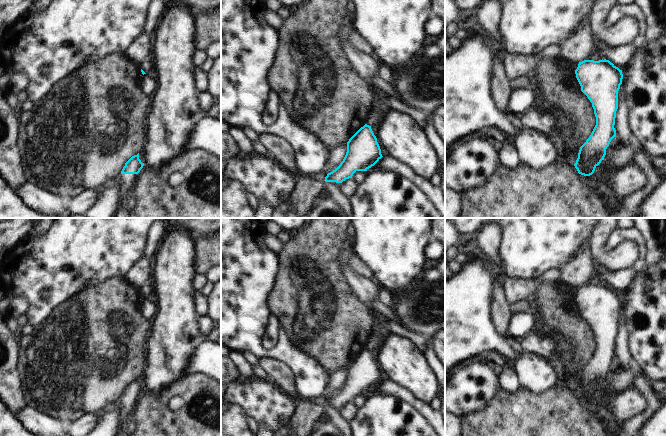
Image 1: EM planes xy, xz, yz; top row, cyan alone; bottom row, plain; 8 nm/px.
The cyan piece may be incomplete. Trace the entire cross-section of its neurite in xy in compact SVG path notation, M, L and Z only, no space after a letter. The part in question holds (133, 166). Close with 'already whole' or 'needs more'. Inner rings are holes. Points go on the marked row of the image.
M139 153L132 156L123 167L121 174L118 176L121 184L120 204L113 215L113 218L129 218L130 210L124 205L126 198L134 185L137 174L143 168L144 163L139 159Z | needs more

